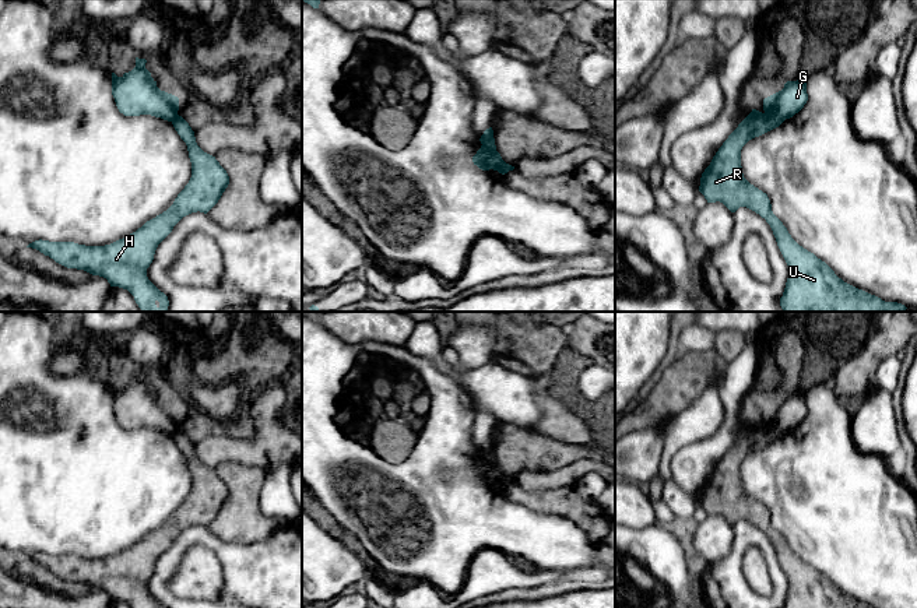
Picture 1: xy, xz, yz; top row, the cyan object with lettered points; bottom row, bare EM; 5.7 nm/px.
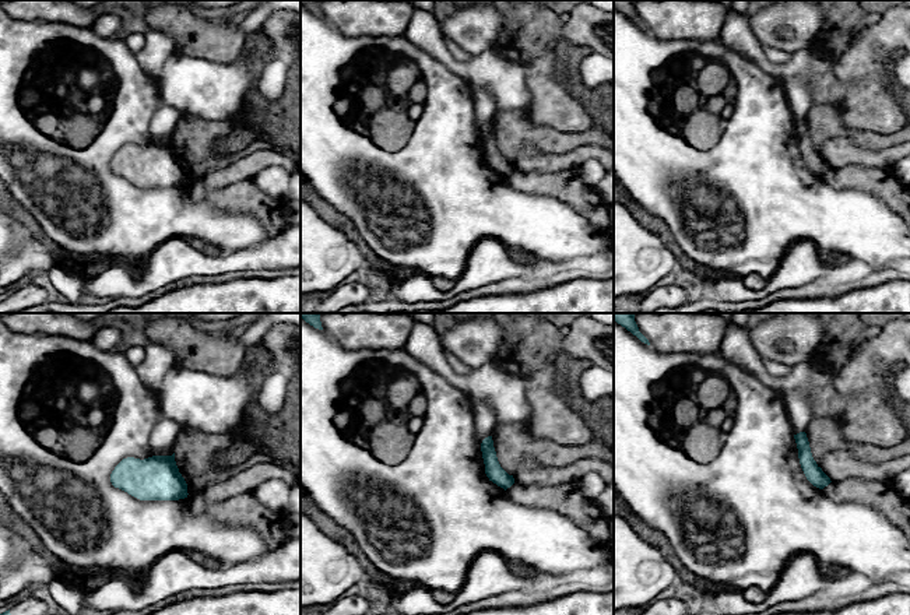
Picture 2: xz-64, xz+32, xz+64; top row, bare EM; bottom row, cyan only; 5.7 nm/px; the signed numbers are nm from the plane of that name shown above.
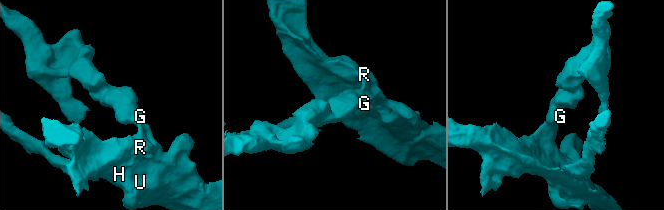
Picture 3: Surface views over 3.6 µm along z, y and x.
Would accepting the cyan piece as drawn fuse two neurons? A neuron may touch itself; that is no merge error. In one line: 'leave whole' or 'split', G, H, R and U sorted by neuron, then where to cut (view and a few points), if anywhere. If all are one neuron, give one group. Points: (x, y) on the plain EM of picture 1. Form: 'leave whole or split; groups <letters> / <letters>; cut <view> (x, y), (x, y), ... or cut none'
split; groups G / H R U; cut xz (482, 457), (487, 466), (487, 475), (492, 481)

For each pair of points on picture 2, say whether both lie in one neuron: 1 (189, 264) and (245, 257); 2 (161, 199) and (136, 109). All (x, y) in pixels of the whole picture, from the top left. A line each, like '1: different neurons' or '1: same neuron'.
1: same neuron
2: same neuron

